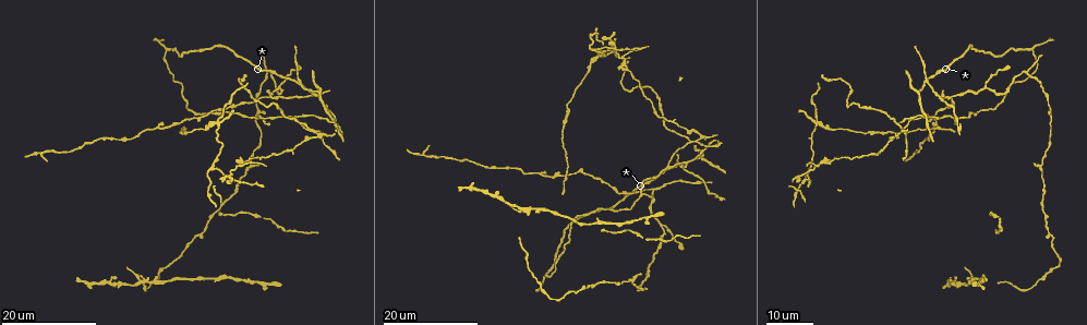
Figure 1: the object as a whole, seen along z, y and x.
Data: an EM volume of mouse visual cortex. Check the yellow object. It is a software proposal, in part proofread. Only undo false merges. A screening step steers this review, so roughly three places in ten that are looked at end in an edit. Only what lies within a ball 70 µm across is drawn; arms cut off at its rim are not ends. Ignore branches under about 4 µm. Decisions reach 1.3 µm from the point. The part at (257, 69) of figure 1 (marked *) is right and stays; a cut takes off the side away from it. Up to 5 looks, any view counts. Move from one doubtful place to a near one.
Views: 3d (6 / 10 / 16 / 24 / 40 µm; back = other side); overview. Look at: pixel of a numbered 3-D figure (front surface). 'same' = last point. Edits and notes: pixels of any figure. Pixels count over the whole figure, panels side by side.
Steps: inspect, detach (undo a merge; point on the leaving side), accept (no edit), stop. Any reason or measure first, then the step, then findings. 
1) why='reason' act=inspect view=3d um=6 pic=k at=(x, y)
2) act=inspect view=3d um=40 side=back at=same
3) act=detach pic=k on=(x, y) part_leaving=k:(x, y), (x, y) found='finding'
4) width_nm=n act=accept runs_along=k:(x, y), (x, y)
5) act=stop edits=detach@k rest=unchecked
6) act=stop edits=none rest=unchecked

why='arms part here' act=inspect view=3d um=24 pic=1 at=(167, 48)

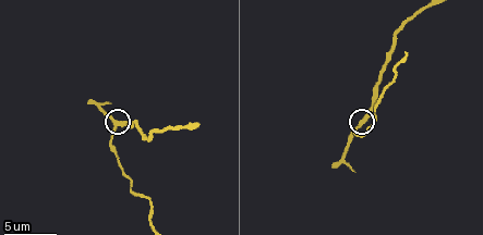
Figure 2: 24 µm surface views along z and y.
act=inspect view=3d um=6 pic=2 at=(116, 122)

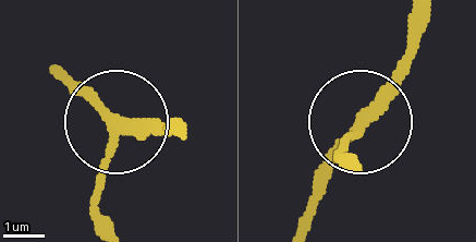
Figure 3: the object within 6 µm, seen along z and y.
act=accept runs_along=3:(426, 23), (399, 85), (315, 196) found='all the same neuron'

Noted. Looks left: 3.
why='looks like a crossing' act=inspect view=3d um=16 pic=1 at=(926, 84)

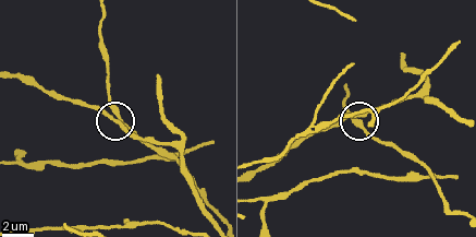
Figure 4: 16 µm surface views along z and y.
act=inspect view=3d um=6 pic=4 at=(112, 117)

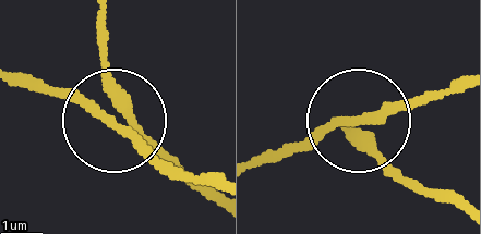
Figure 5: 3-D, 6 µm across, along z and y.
width_nm=230 act=accept runs_along=5:(262, 162), (424, 99) found='one neuron here'

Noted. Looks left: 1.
act=stop edits=none rest=unchecked

